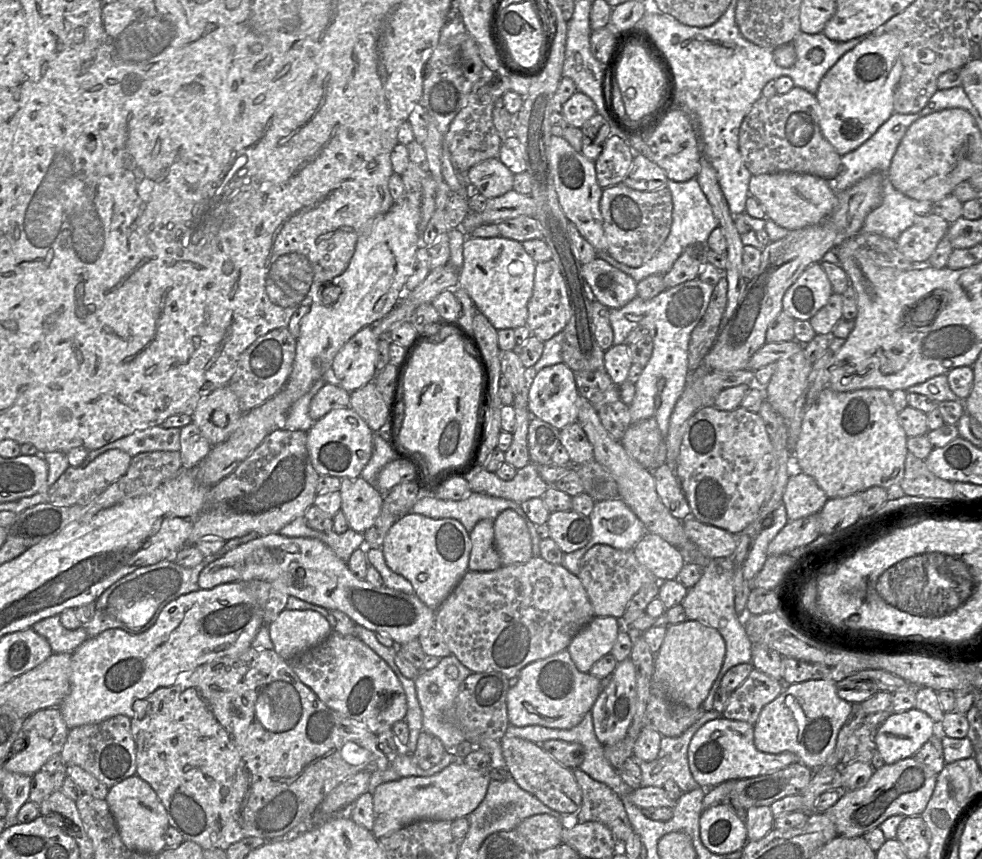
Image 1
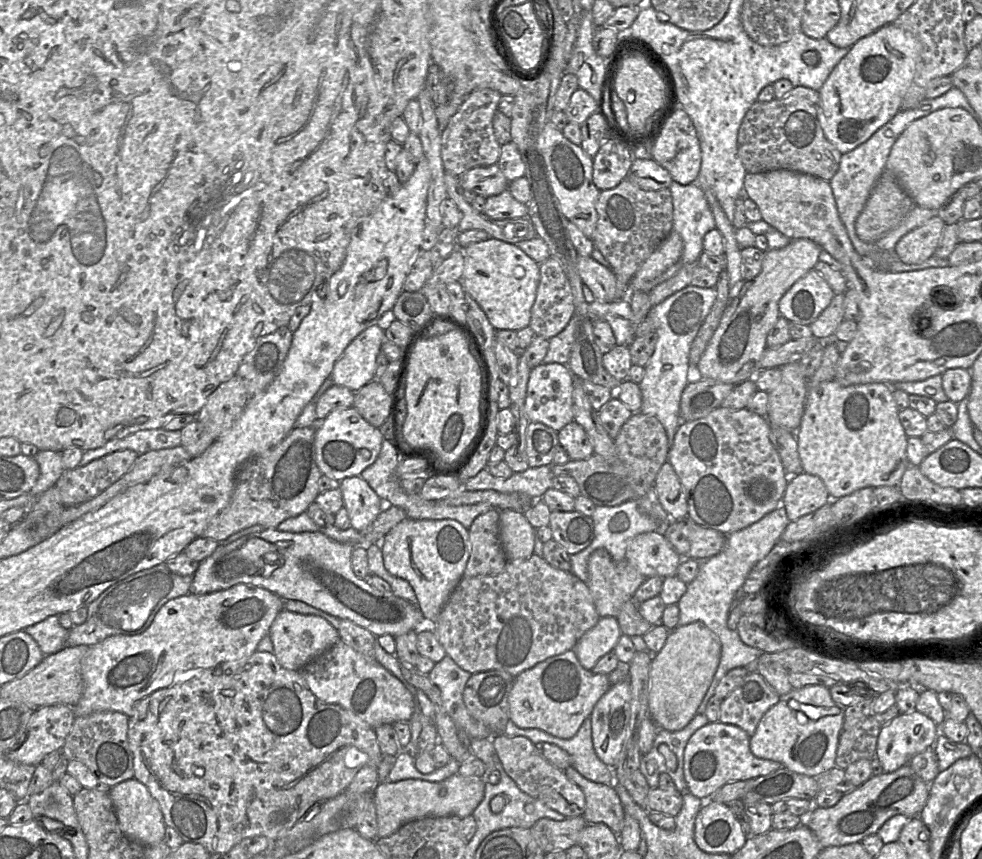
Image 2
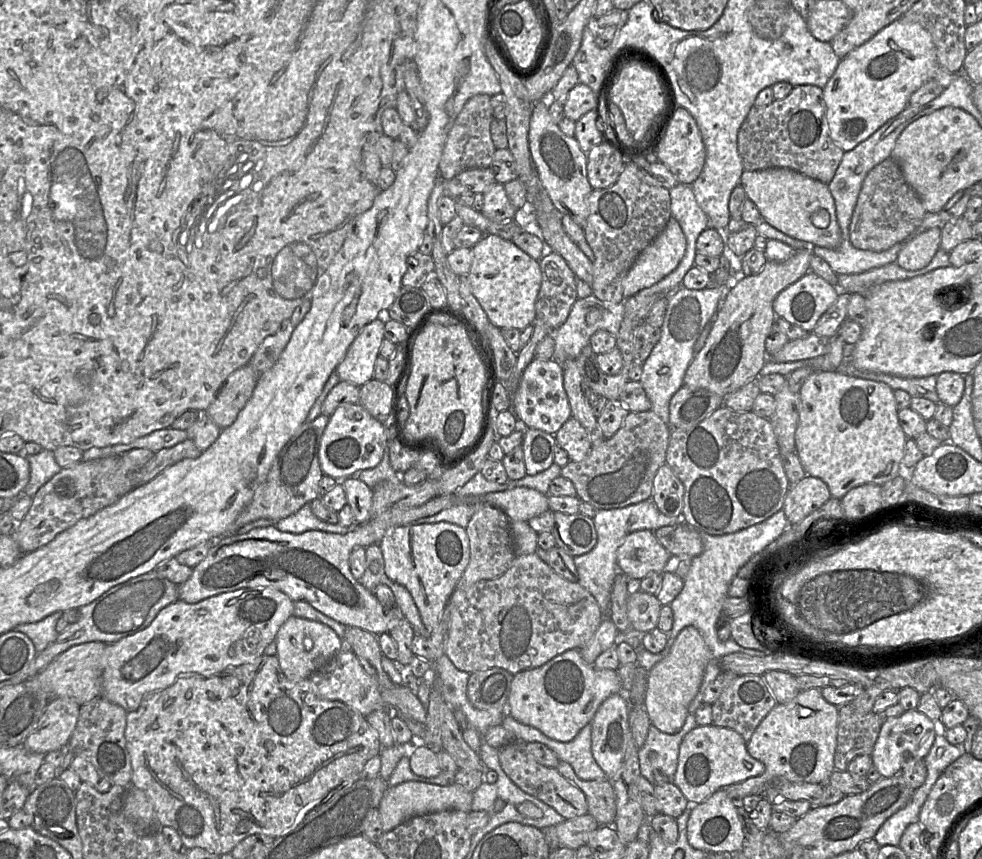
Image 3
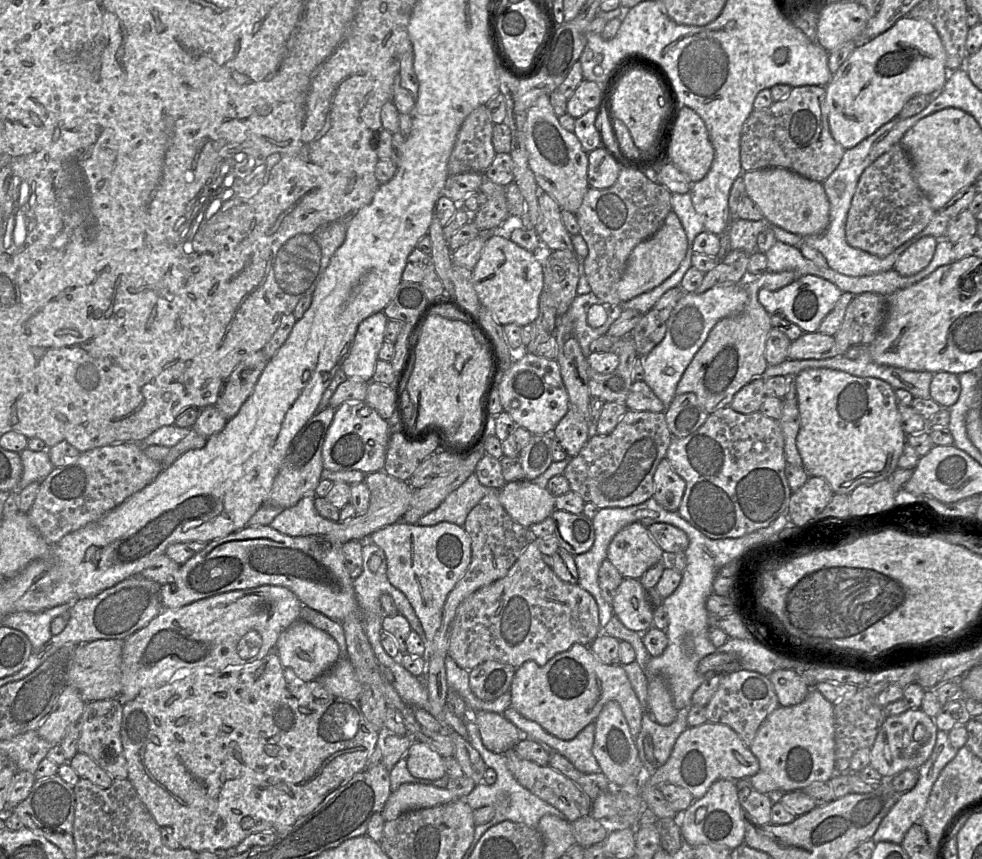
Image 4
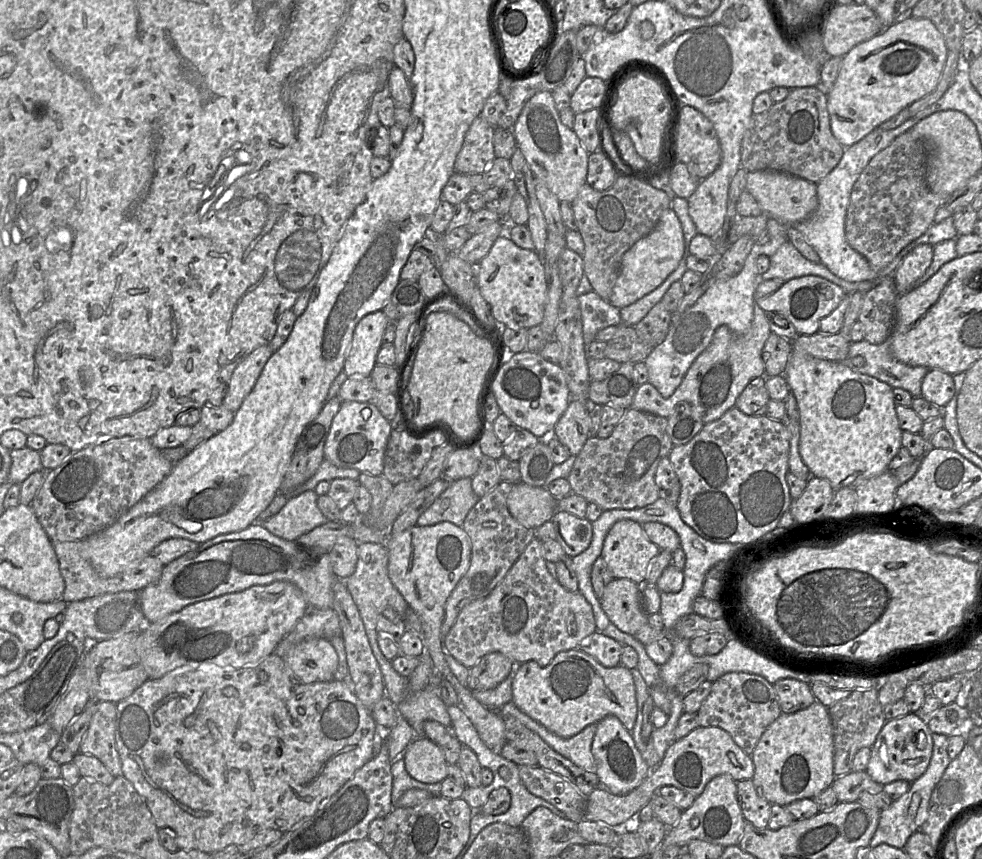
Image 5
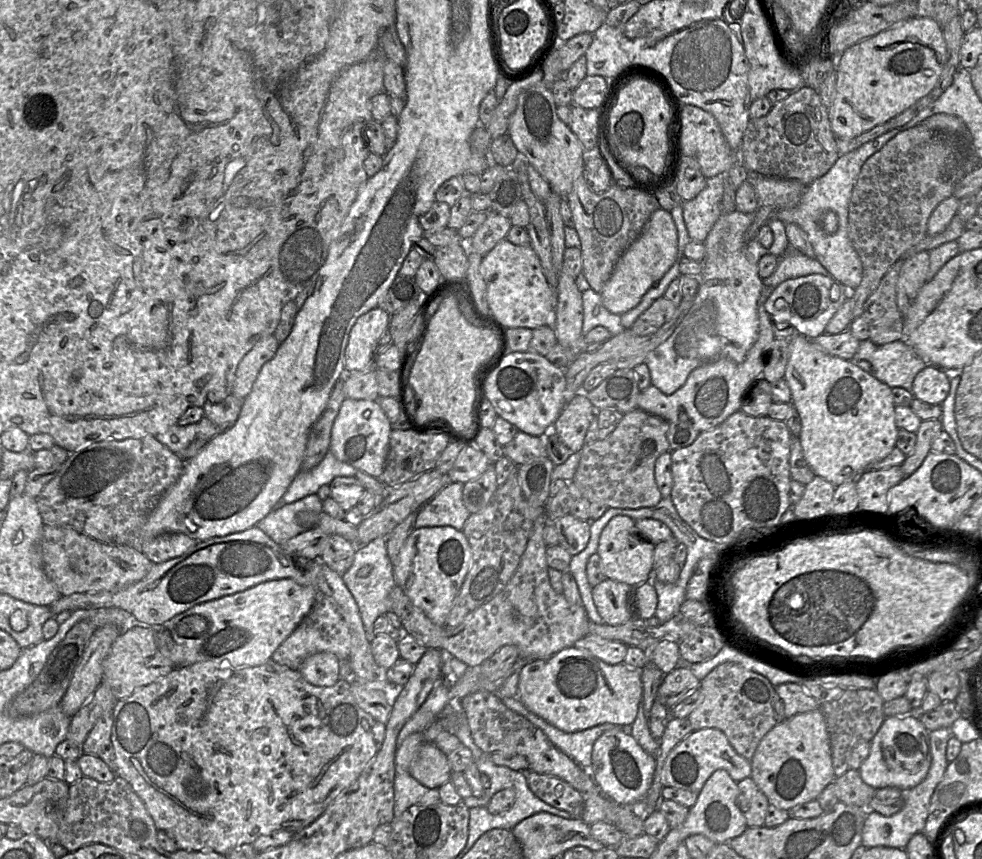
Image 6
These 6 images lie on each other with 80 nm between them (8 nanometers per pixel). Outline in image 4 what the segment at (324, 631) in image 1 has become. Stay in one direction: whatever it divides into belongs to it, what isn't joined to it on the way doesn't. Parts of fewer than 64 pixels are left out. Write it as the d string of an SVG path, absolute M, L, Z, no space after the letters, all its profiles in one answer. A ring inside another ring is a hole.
M297 620L279 636L276 643L276 654L285 669L291 670L303 681L313 681L330 670L340 658L336 640L327 632L303 620Z

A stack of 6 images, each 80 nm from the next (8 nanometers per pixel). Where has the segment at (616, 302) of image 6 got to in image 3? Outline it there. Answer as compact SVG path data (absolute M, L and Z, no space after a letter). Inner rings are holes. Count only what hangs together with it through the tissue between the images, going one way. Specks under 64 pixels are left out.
M671 217L664 230L636 258L623 280L624 299L649 288L673 272L686 253L686 237Z

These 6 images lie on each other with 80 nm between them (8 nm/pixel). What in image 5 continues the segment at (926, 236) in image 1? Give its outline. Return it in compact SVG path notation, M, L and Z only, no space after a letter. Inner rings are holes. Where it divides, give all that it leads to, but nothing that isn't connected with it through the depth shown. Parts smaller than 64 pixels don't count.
M921 244L910 251L893 274L897 293L904 294L915 288L915 283L925 273L933 259L933 246Z

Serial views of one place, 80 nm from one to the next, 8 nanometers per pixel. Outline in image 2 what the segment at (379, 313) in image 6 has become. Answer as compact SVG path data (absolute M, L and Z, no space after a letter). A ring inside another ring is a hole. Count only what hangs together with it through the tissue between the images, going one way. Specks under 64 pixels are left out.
M379 324L362 331L335 362L330 374L333 383L355 392L375 379L376 357L385 340L385 332Z

